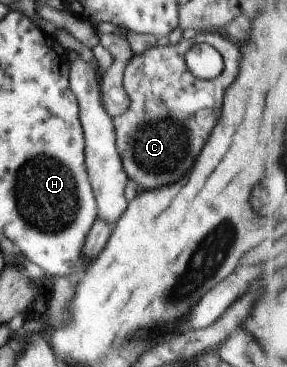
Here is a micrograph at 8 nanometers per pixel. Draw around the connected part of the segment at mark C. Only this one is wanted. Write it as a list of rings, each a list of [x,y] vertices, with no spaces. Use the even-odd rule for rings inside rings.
[[[220,30],[196,33],[194,37],[182,38],[176,44],[159,46],[159,48],[152,47],[141,54],[133,55],[133,58],[129,60],[125,74],[123,74],[123,86],[129,98],[128,107],[121,113],[121,116],[112,117],[112,122],[123,170],[128,178],[136,183],[139,190],[155,190],[155,188],[175,184],[193,168],[203,144],[207,142],[211,130],[221,116],[223,96],[237,76],[239,60],[241,60],[241,48],[238,43],[229,39]],[[205,43],[215,47],[215,50],[222,56],[224,64],[219,76],[207,80],[195,78],[189,72],[184,59],[187,51],[194,44]]]

